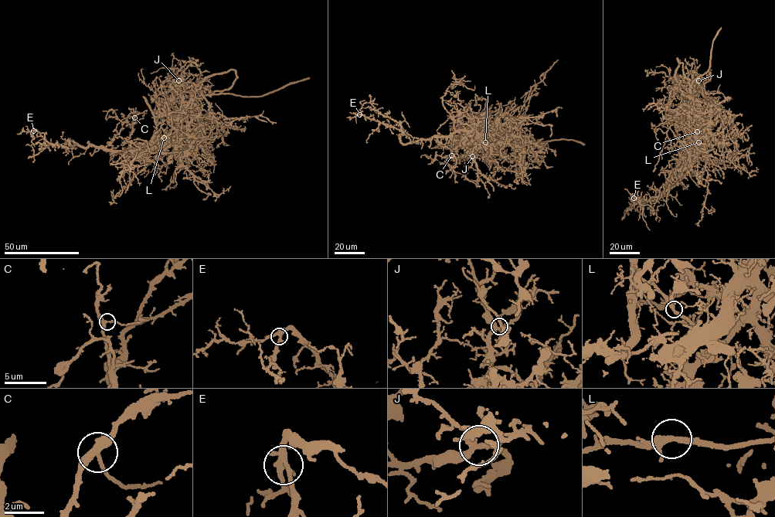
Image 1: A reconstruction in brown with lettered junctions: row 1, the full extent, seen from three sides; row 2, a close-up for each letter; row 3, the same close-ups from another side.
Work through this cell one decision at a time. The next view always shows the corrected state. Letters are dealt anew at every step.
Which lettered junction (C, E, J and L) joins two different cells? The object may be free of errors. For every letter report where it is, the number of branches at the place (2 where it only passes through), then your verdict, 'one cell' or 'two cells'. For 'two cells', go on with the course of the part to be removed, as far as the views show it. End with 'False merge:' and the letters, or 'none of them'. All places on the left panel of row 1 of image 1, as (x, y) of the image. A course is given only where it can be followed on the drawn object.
C: at (134, 117); 3 branches meet; one cell
E: at (33, 130); 3 branches meet; one cell
J: at (178, 80); 3 branches meet; one cell
L: at (164, 137); 3 branches meet; two cells; foreign part runs (164, 137), (158, 132), (156, 144), (150, 149), (131, 150), (110, 164), (124, 165), (120, 196)
False merge: L

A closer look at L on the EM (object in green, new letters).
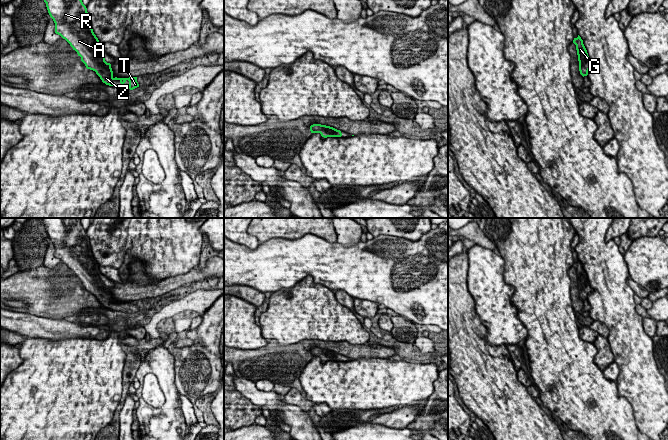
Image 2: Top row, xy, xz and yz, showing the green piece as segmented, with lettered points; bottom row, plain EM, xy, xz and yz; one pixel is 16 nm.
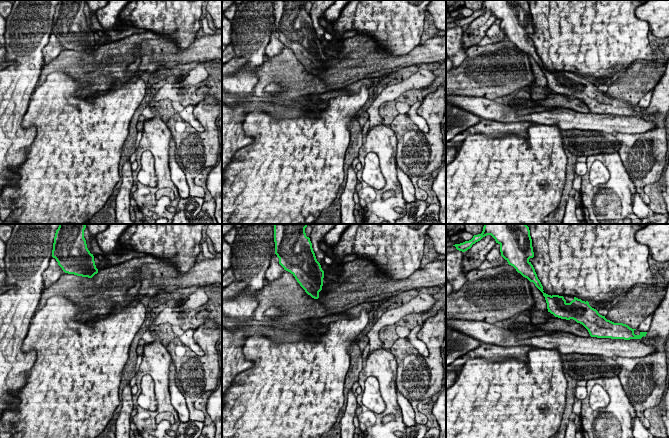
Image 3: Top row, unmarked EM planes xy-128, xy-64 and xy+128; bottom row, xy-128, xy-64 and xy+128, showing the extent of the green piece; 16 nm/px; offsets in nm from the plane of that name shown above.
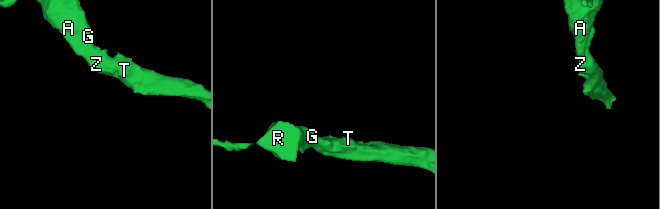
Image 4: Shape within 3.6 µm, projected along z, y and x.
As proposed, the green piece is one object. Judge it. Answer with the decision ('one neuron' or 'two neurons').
two neurons

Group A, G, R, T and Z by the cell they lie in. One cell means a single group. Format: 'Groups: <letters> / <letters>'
Groups: A G R / T Z

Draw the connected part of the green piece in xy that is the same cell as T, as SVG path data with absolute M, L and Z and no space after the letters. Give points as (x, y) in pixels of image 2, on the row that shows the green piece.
M98 62L96 74L100 77L103 83L109 86L124 87L124 83L128 80L130 90L139 87L137 77L114 78L111 64L107 62Z

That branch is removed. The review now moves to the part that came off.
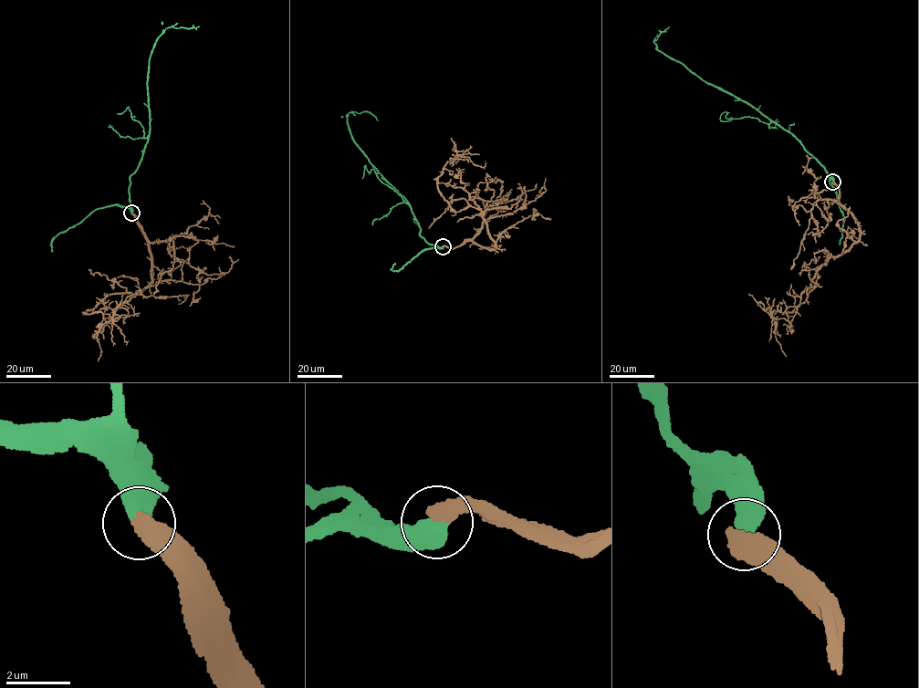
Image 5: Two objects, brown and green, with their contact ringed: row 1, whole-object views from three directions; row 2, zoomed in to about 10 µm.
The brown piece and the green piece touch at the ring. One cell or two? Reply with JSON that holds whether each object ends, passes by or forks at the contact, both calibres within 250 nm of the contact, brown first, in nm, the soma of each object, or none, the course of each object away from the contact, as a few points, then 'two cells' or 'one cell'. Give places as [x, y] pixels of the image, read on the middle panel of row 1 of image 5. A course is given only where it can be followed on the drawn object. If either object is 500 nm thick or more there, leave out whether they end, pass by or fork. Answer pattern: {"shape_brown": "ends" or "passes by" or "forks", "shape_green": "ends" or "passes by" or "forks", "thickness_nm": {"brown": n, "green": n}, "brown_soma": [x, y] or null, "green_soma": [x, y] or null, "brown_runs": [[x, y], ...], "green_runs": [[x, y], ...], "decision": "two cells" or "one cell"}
{"thickness_nm": {"brown": 500, "green": 550}, "brown_soma": null, "green_soma": null, "brown_runs": [[442, 246], [469, 240], [496, 246], [480, 210], [468, 206], [455, 212], [437, 187], [450, 160], [469, 162]], "green_runs": [[442, 246], [431, 244], [420, 235], [411, 205], [355, 143], [347, 116], [364, 111], [378, 120]], "decision": "one cell"}

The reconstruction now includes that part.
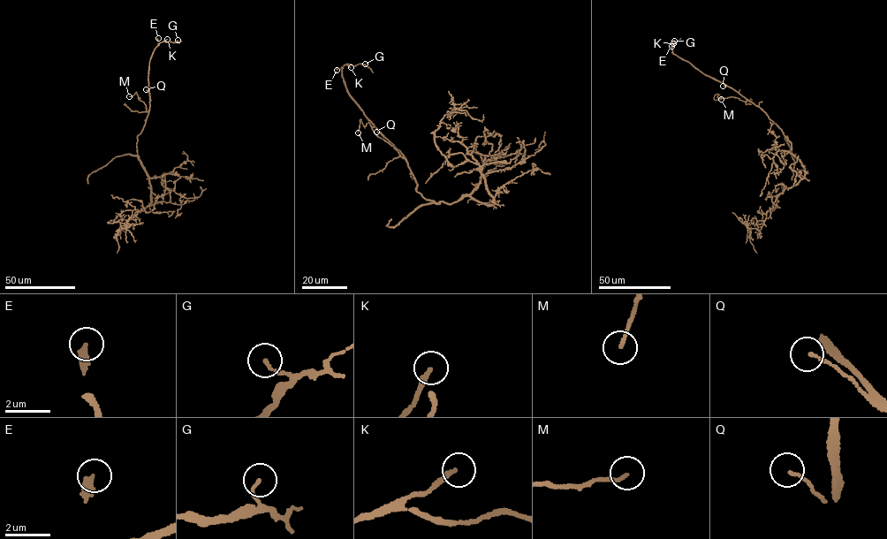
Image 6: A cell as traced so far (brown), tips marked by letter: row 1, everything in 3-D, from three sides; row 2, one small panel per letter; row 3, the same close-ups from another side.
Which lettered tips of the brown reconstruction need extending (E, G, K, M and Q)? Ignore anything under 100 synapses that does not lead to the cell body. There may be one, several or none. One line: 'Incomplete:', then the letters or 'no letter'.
Incomplete: E

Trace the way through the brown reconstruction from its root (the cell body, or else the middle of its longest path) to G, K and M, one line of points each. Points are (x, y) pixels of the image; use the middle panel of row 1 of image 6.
G: (444, 202), (428, 201), (417, 191), (405, 157), (351, 96), (341, 68), (346, 64), (365, 64)
K: (444, 202), (428, 201), (417, 191), (405, 157), (351, 96), (341, 70), (344, 64), (351, 67)
M: (444, 202), (428, 201), (417, 191), (406, 161), (378, 137), (369, 123), (365, 126), (360, 119), (358, 132)

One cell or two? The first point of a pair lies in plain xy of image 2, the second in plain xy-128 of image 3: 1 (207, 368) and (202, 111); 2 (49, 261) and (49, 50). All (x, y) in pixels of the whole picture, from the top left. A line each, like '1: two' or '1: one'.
1: one
2: one

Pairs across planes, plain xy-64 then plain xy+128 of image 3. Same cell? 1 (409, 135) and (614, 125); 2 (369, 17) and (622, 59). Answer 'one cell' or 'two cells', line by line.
1: two cells
2: one cell

